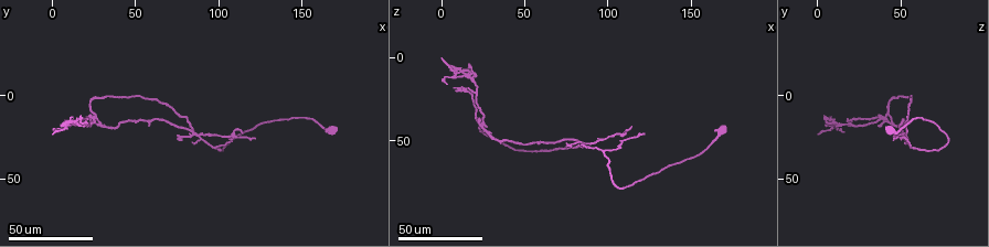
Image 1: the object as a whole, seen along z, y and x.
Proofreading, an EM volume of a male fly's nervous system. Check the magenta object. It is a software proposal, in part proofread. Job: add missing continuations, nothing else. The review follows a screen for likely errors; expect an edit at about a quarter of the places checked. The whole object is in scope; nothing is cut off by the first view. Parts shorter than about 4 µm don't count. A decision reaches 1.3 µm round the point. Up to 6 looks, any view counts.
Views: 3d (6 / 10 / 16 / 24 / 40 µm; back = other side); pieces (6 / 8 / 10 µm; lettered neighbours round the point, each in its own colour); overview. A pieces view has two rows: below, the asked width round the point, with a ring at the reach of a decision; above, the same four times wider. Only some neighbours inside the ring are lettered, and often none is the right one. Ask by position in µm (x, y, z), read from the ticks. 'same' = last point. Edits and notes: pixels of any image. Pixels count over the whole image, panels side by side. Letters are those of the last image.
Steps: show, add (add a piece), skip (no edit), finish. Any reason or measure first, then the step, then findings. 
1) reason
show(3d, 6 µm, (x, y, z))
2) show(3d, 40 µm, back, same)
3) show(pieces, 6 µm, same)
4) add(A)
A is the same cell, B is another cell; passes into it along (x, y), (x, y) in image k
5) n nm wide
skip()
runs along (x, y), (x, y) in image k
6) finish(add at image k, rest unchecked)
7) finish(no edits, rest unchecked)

thin end
show(3d, 24 µm, (28, 15, 41))

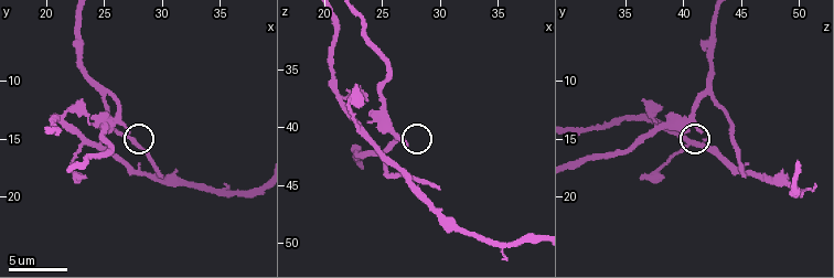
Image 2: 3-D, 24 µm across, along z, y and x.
show(pieces, 10 µm, (27.0, 14.2, 41.4))

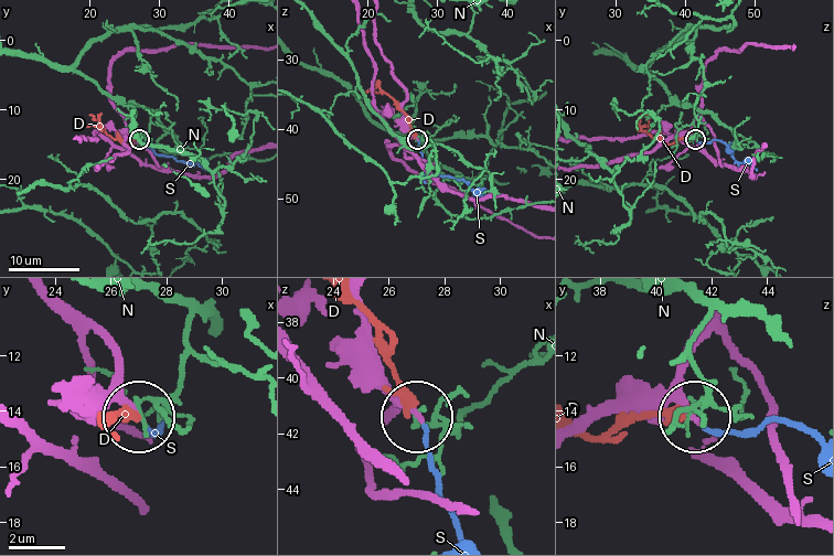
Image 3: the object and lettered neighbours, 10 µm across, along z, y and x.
add(S)
S is the same cell, D and N are other cells; it goes on there

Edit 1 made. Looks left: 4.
thin end
show(pieces, 8 µm, (29.8, 18.2, 45.4))

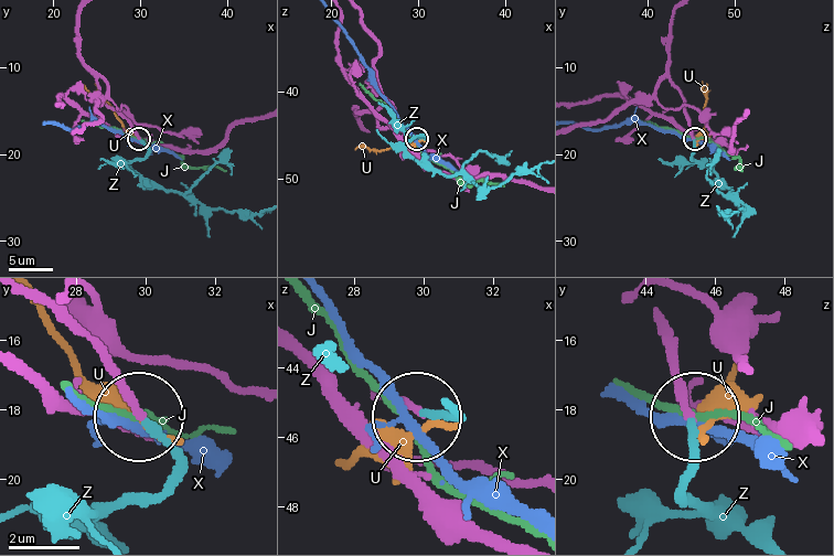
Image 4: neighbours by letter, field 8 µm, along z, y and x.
add(Z)
Z is the same cell, J, U and X are other cells; the neuron continues

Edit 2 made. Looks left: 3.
show(overview)

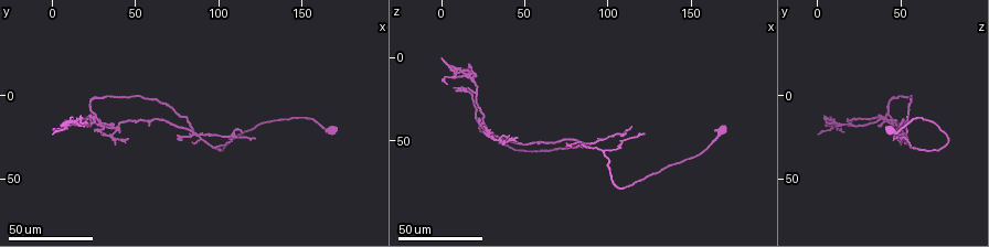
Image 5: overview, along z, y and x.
show(3d, 24 µm, (40, 19, 48))

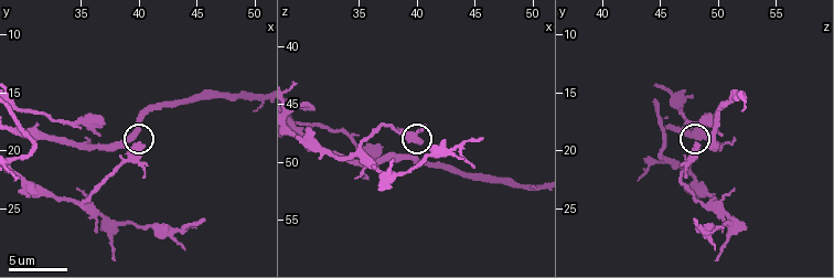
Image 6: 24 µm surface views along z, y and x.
what lies round it
show(pieces, 6 µm, (40.6, 19.6, 48.2))

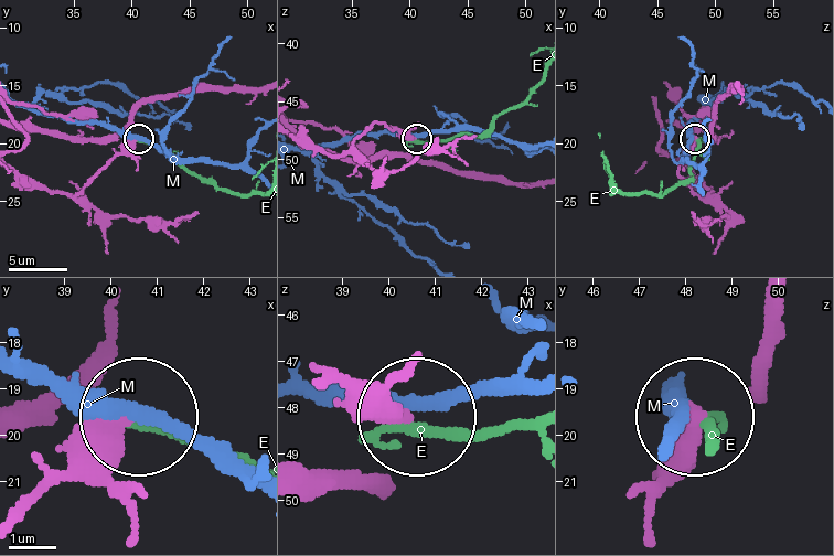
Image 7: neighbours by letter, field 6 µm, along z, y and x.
skip()
E and M are other cells; runs along (19, 511), (134, 419) in image 7; no lettered piece goes on from it

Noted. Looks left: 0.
finish(add at image 3, add at image 4, rest unchecked)

